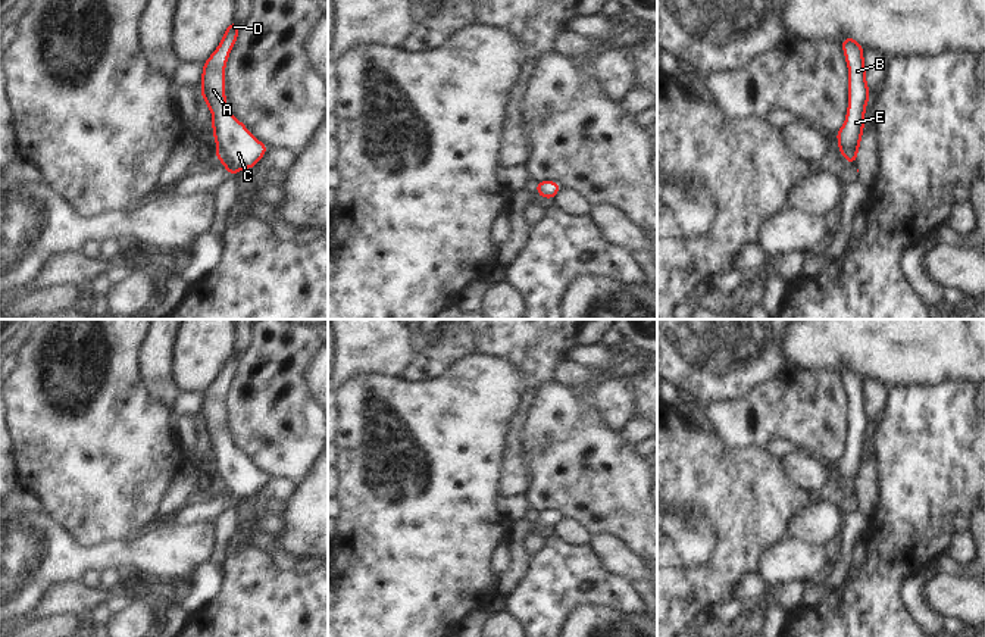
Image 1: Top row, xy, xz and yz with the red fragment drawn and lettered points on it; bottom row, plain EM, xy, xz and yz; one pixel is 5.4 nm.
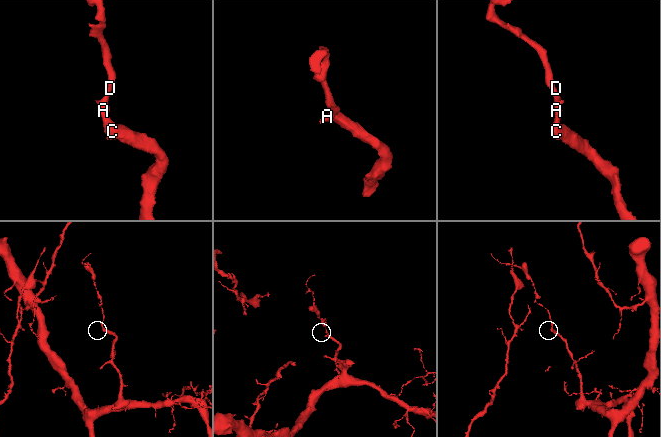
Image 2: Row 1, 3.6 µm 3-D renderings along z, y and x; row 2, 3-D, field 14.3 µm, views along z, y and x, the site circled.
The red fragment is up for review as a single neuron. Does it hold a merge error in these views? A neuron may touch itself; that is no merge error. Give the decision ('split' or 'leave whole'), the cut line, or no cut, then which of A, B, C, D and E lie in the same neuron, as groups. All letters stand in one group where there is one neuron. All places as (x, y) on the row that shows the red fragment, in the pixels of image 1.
leave whole; no cut; A B C D E

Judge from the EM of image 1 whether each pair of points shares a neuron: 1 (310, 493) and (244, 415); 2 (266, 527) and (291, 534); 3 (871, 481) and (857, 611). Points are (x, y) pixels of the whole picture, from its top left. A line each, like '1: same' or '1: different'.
1: different
2: different
3: different

